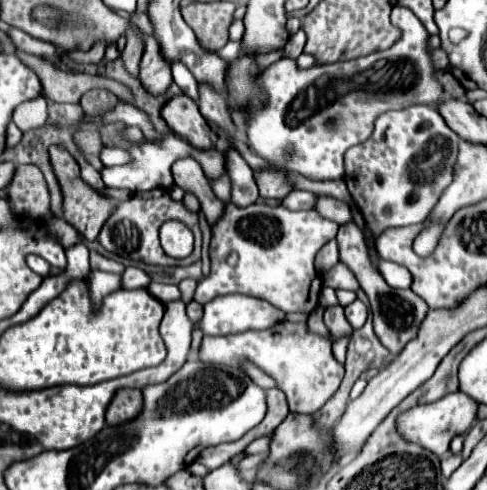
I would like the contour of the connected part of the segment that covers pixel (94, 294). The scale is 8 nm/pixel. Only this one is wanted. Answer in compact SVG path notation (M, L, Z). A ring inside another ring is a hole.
M91 271L87 277L87 285L89 285L89 299L93 309L97 311L101 307L101 301L105 299L105 295L113 293L119 289L121 285L121 277L115 273L105 273L105 271Z

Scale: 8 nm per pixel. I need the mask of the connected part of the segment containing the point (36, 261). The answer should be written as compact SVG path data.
M29 255L29 257L27 257L27 265L29 265L37 275L41 275L41 277L47 277L47 275L51 273L51 265L49 265L43 257L39 257L39 255Z

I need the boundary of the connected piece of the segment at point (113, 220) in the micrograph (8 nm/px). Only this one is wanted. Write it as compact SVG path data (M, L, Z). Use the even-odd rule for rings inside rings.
M165 189L141 191L141 193L135 193L131 199L117 205L115 213L109 217L109 223L105 223L105 227L99 233L99 243L111 253L117 253L117 255L133 259L133 261L143 261L143 263L149 263L149 265L161 265L161 267L191 265L191 263L201 259L199 217L197 217L197 213L189 211L181 201L173 201L169 191L165 191ZM169 219L179 219L179 221L183 221L185 225L189 225L193 229L193 233L195 233L195 249L193 249L191 257L187 257L187 259L171 259L169 255L163 253L163 249L159 245L159 227L161 227L161 223L165 223Z

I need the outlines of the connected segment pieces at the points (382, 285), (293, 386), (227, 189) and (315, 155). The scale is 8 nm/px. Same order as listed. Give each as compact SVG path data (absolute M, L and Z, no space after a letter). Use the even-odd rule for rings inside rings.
M347 223L347 225L339 227L337 243L339 243L339 253L341 253L341 263L345 263L355 273L361 289L369 297L375 335L393 353L393 357L399 355L401 349L405 347L405 343L417 335L417 329L429 311L427 303L421 297L417 297L411 289L393 289L385 283L385 279L381 277L381 273L377 271L377 267L373 265L373 261L369 257L369 251L365 245L365 235L361 233L361 229L355 223Z
M287 319L281 323L275 323L267 331L243 331L243 333L233 333L225 337L203 337L199 359L205 363L219 363L219 365L229 365L229 367L239 367L239 369L243 367L243 363L253 363L255 367L259 367L261 371L265 371L267 375L279 381L279 389L287 395L289 409L301 415L313 415L315 411L319 411L325 405L325 401L337 391L345 373L343 365L339 365L331 353L329 337L313 333L305 321L291 323Z
M221 175L221 177L217 177L217 179L209 179L209 185L211 185L213 193L215 193L219 199L223 199L225 203L229 201L229 197L231 197L231 183L229 183L229 177L227 177L227 175Z
M393 7L391 23L401 29L401 37L387 49L351 61L317 65L311 69L299 69L293 59L281 57L277 63L261 71L257 85L267 95L267 103L261 97L253 97L245 107L243 127L247 131L249 147L265 161L279 165L287 171L301 173L309 179L343 179L343 155L349 147L367 141L373 133L373 121L391 109L405 109L411 103L423 103L437 107L449 95L437 81L435 65L429 51L429 33L415 13L407 7Z

